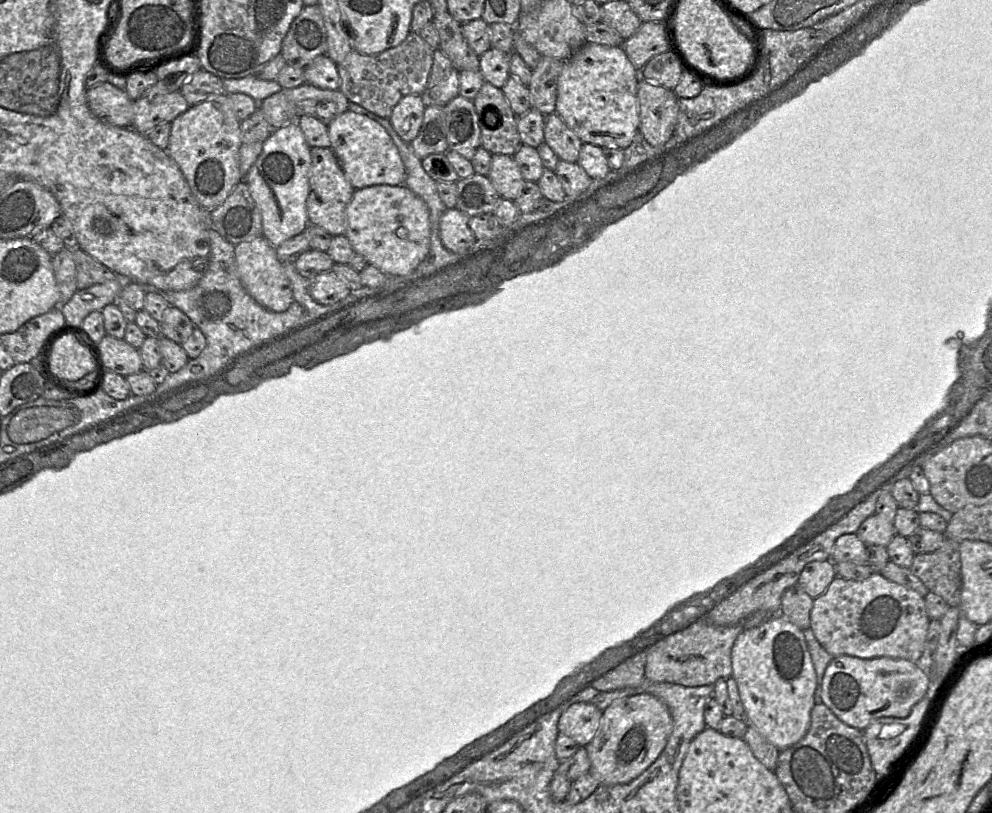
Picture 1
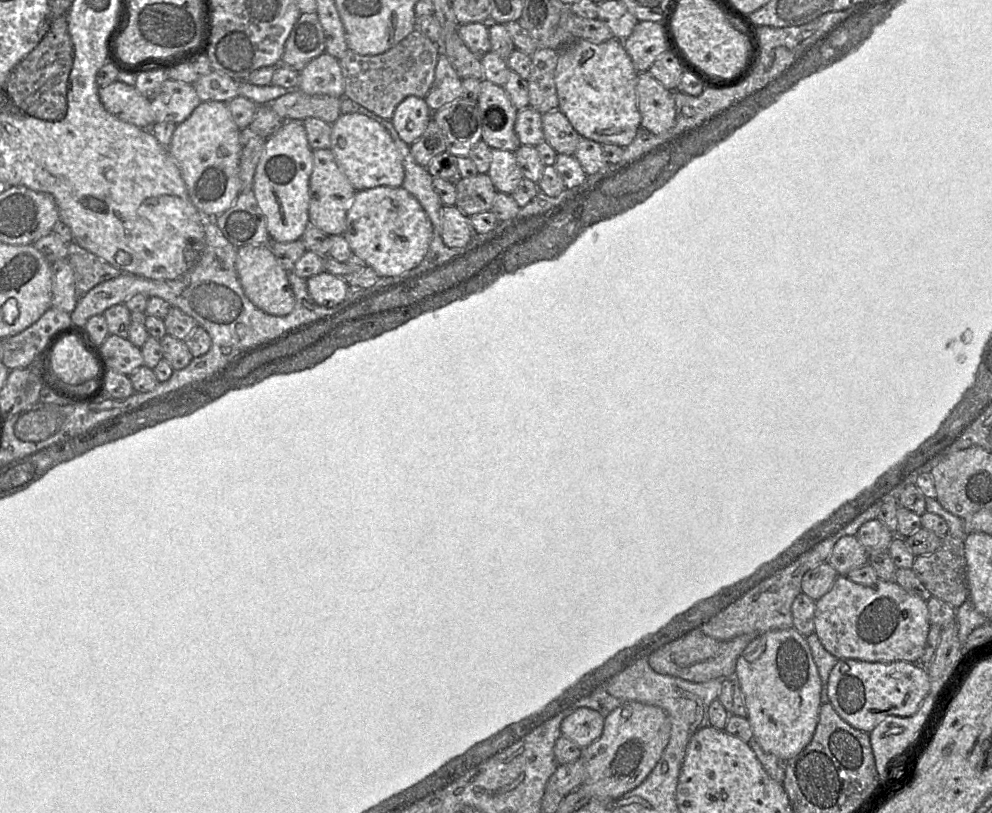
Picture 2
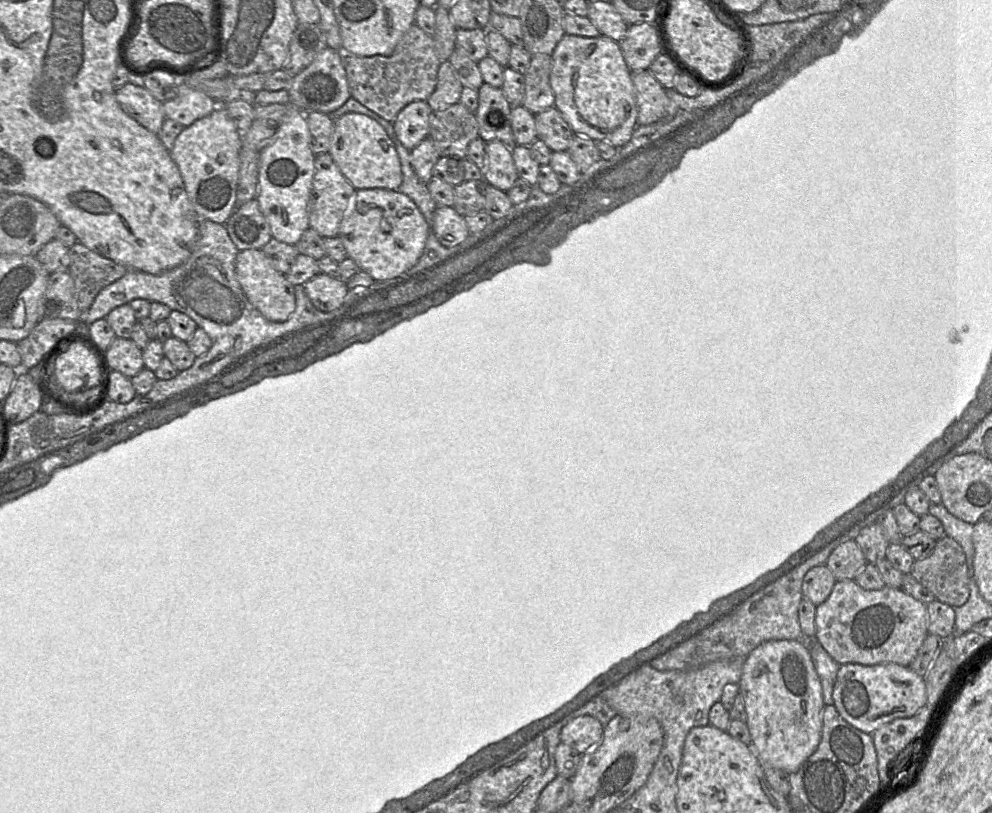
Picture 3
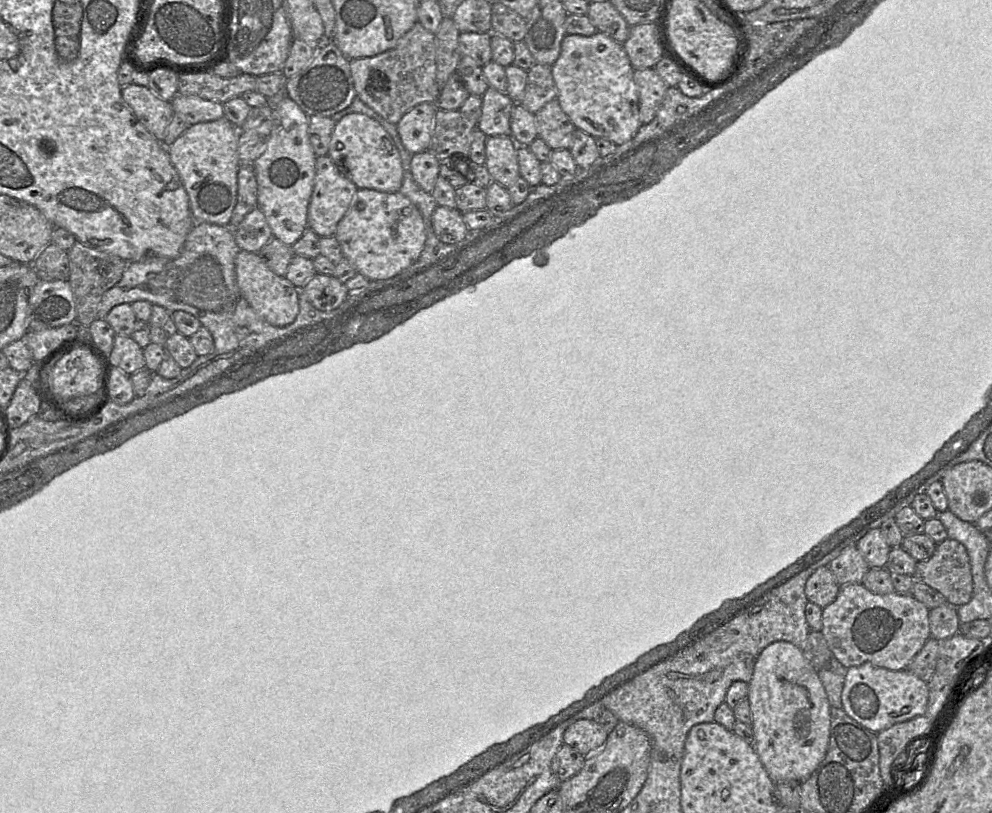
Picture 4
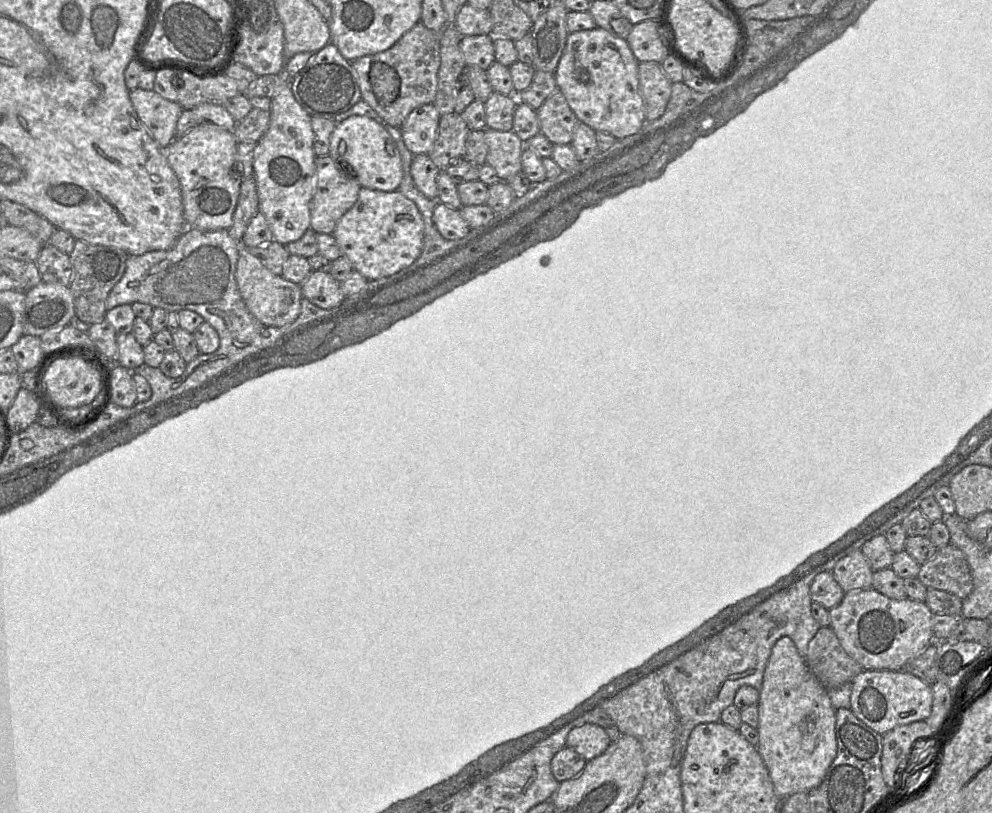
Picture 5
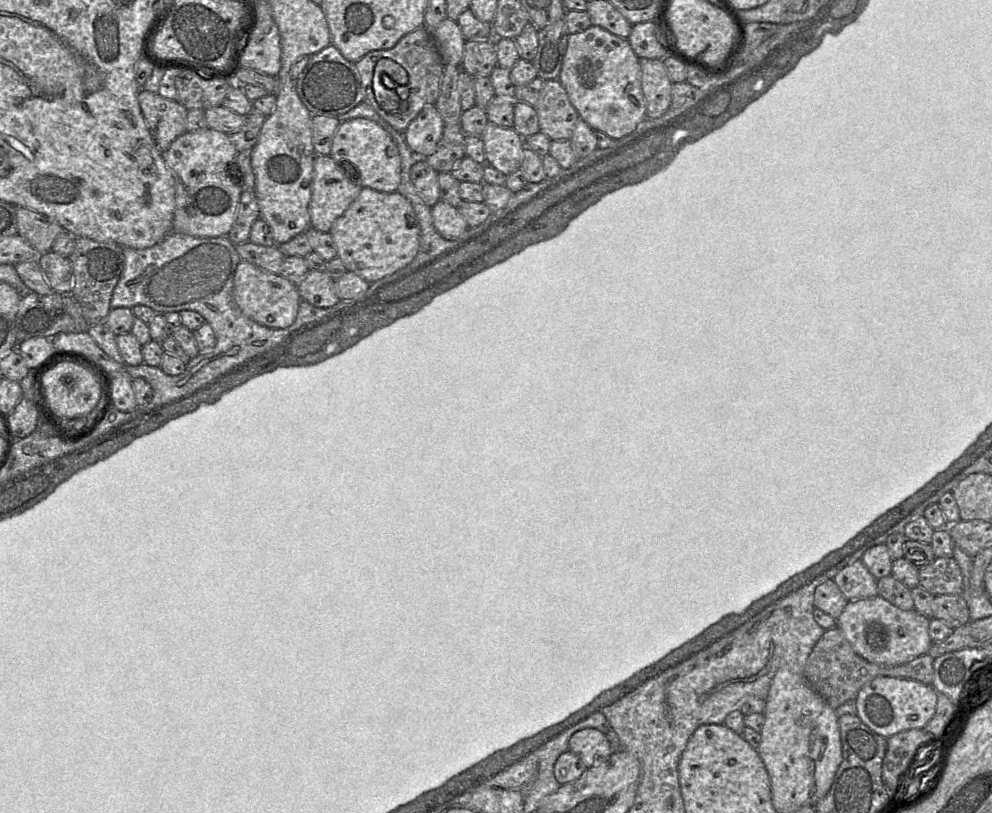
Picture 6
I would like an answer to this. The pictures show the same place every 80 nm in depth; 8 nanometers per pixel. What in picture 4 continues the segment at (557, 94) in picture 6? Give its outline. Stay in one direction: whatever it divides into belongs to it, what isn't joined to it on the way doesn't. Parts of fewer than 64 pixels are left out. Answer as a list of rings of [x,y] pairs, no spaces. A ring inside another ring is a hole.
[[[557,99],[546,103],[535,114],[537,134],[552,150],[570,149],[577,129]]]

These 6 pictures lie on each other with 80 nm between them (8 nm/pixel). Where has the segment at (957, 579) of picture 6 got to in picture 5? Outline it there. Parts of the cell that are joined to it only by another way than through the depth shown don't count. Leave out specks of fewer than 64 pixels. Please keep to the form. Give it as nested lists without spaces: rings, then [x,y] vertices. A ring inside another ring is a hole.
[[[948,544],[920,566],[917,579],[926,587],[942,590],[965,599],[973,590],[973,580],[965,554]]]

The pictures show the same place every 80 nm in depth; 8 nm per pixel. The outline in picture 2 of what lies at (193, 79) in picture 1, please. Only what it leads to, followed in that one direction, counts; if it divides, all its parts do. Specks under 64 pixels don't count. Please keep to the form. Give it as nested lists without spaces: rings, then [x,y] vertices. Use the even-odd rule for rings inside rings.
[[[212,71],[200,77],[194,83],[191,83],[191,85],[193,85],[201,101],[214,100],[228,102],[240,96],[239,82],[224,74]]]

